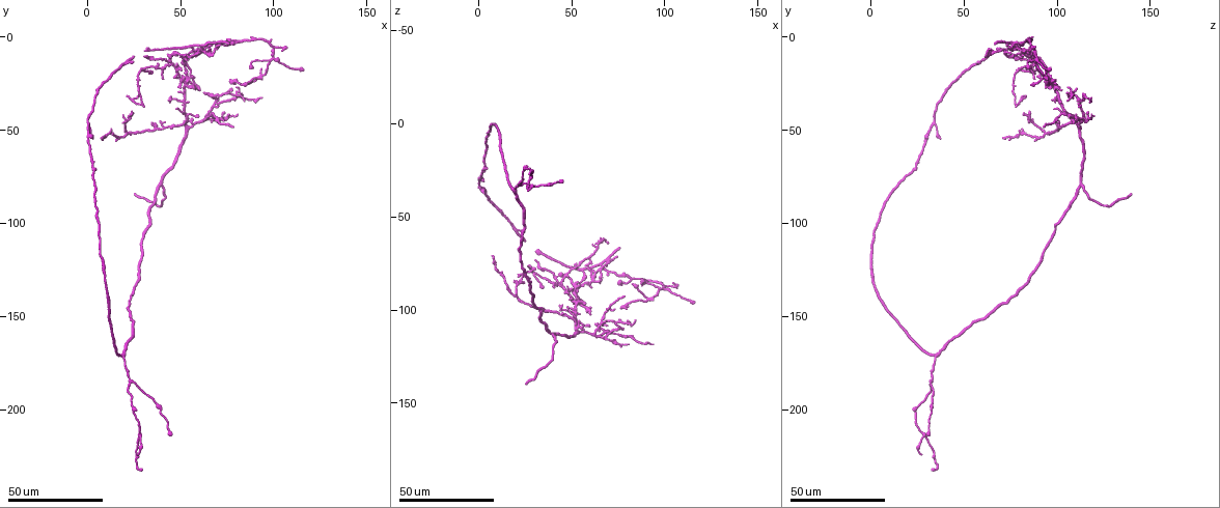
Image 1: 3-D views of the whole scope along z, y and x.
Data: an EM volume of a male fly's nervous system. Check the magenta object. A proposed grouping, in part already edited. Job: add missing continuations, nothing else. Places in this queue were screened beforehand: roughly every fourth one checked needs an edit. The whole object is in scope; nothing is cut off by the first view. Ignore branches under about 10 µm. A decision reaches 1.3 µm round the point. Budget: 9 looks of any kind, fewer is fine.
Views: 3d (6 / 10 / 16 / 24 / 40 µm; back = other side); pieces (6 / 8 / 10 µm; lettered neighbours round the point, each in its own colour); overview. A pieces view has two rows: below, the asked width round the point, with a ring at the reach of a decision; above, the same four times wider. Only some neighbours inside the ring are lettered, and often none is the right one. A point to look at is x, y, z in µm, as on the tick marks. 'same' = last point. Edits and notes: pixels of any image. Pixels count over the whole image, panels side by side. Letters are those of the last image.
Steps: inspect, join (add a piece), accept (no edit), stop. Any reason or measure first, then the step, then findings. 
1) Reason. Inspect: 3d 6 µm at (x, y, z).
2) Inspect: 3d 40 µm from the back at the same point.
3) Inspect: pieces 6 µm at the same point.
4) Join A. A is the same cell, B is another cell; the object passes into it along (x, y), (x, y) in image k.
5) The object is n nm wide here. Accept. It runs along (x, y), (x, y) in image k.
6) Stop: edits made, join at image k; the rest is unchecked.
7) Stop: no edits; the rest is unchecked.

Branch stops here. Inspect: 3d 40 µm at (44, 10, 81).

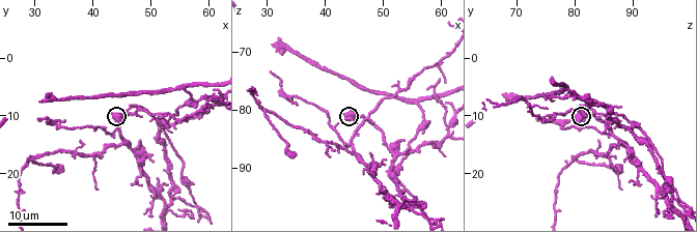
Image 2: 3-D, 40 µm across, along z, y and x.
Inspect: pieces 8 µm at (43.5, 10.0, 81.0).

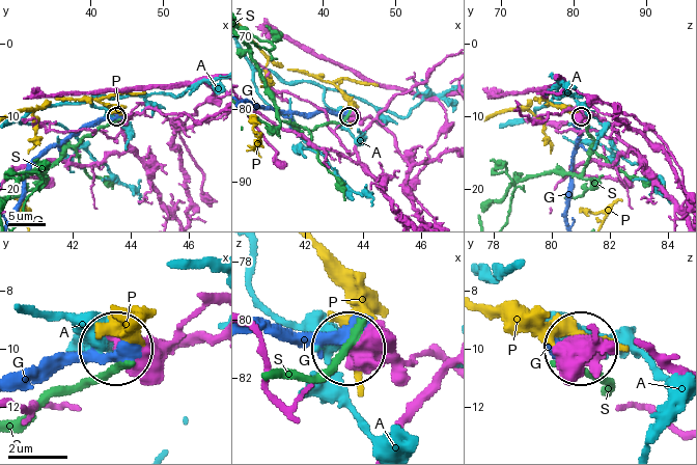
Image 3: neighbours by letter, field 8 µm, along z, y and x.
Accept. A, G, P and S are other cells; no lettered piece goes on from it.

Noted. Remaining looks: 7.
An open end. Inspect: 3d 40 µm at (75, 3, 67).

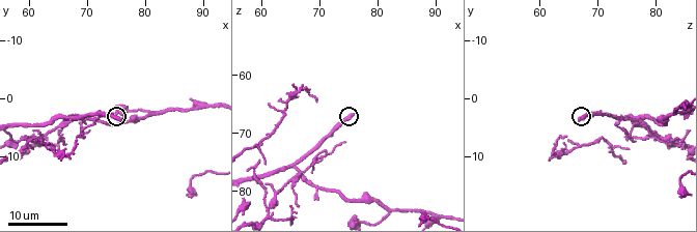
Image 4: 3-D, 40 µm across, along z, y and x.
Inspect: 3d 6 µm at (76.0, 3.5, 67.0).

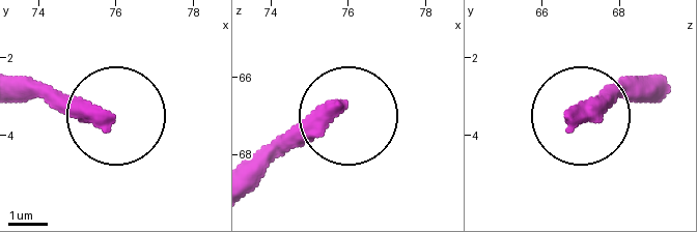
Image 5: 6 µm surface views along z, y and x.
Inspect: pieces 6 µm at (75.65, 3.80, 66.80).

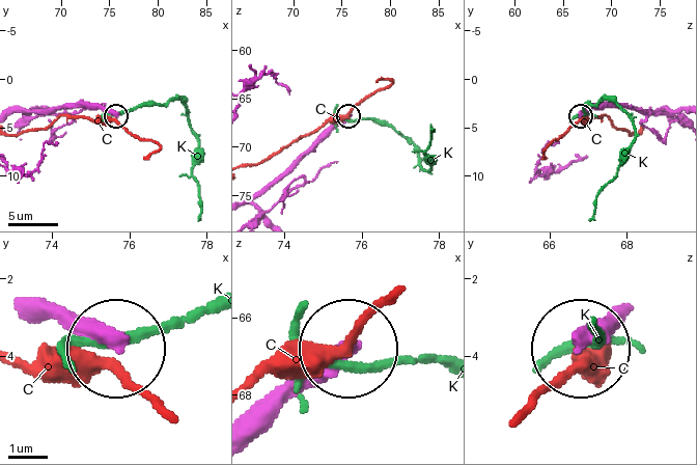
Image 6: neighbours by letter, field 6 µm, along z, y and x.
Accept. C and K are other cells; it runs along (17, 122), (21, 112), (63, 108), (115, 114) in image 6; none of them fits.

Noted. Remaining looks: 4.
Free end. Inspect: 3d 24 µm at (77, 48, 93).

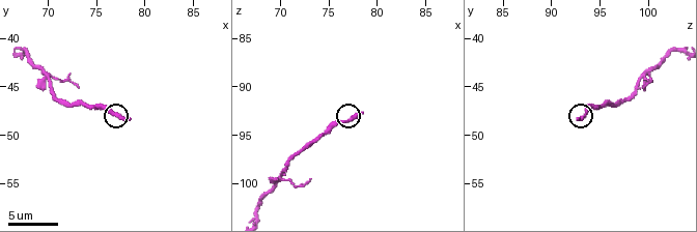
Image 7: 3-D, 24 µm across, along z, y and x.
Inspect: pieces 6 µm at (78.2, 48.2, 92.8).

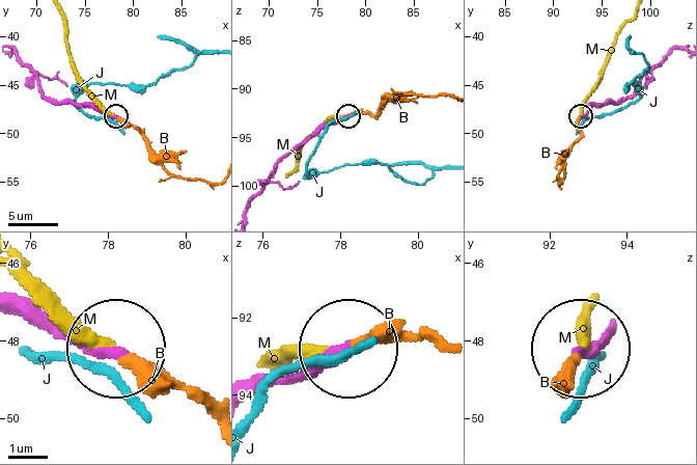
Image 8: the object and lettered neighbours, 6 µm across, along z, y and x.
Join B. B is the same cell, J and M are other cells; the object passes into it along (91, 106), (136, 127), (173, 174), (215, 184) in image 8; it goes on there.

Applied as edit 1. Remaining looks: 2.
Long arm stops here. Inspect: 3d 24 µm at (25, 84, 140).

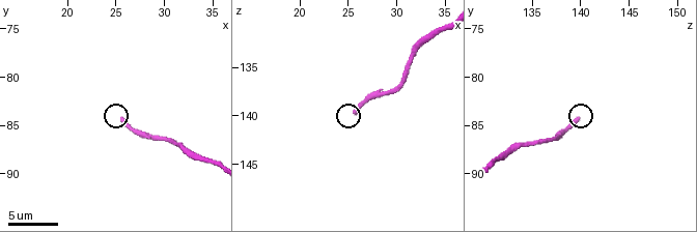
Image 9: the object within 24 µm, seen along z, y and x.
See the neighbours. Inspect: pieces 10 µm at (25.8, 84.4, 139.6).

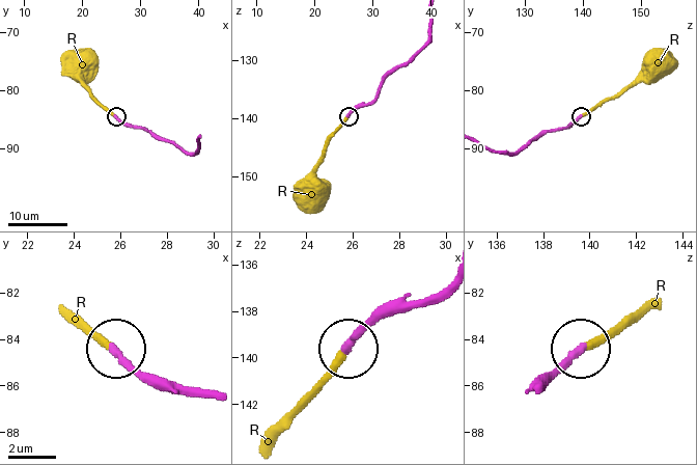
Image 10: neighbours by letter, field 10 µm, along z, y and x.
Join R. R is the same cell; the object passes into it along (403, 299), (388, 305), (342, 351), (329, 382), (281, 436) in image 10; it goes on there.

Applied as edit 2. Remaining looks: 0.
Stop: edits made, join at image 8, join at image 10; the rest is unchecked.

